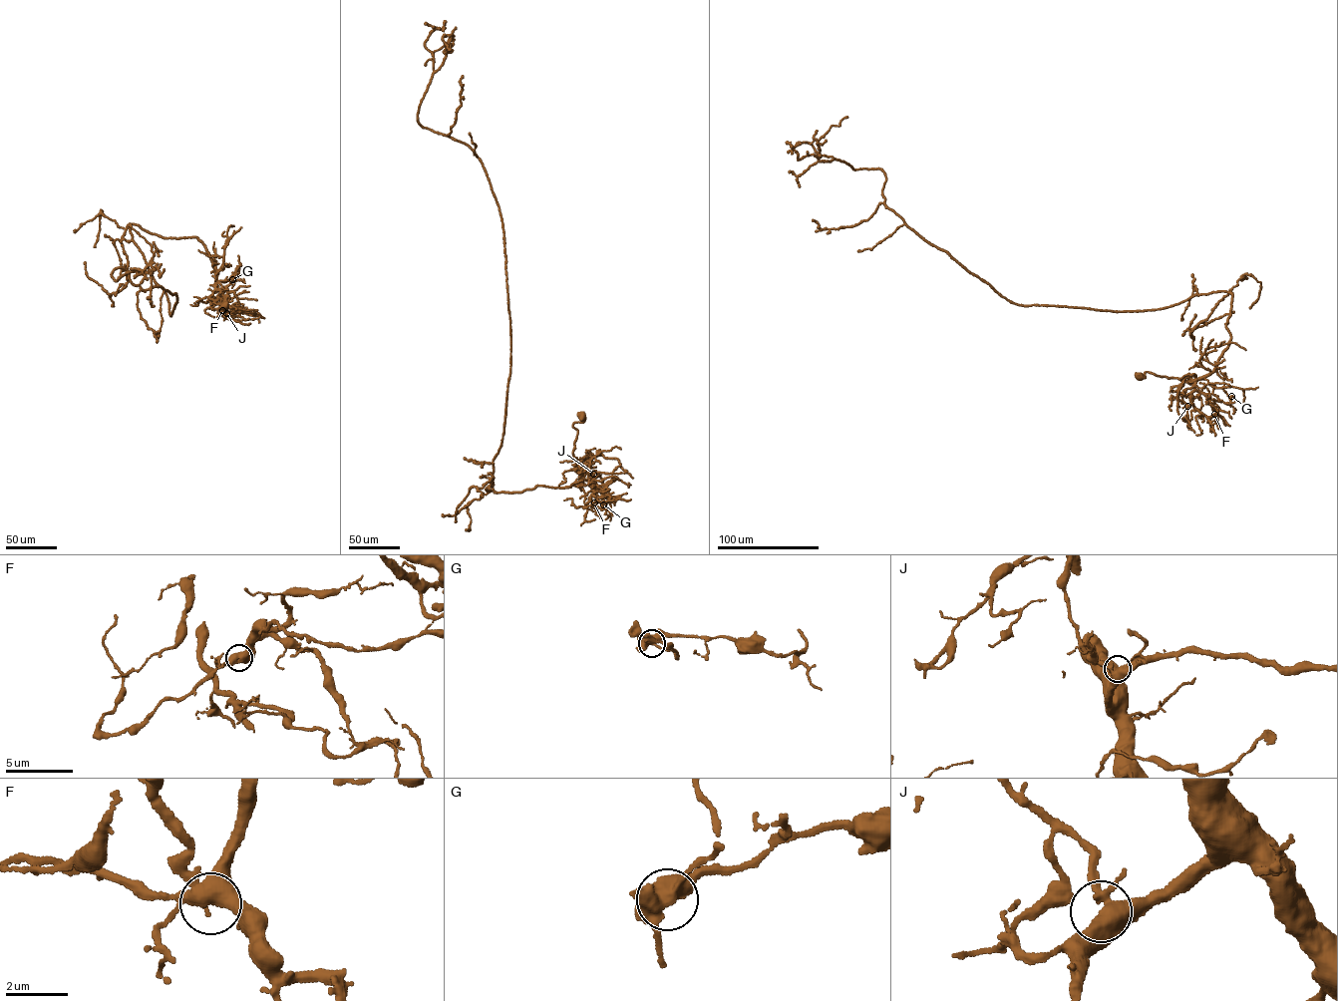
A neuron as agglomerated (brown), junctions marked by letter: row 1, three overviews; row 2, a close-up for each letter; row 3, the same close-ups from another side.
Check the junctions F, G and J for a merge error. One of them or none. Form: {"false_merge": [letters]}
{"false_merge": ["G"]}

